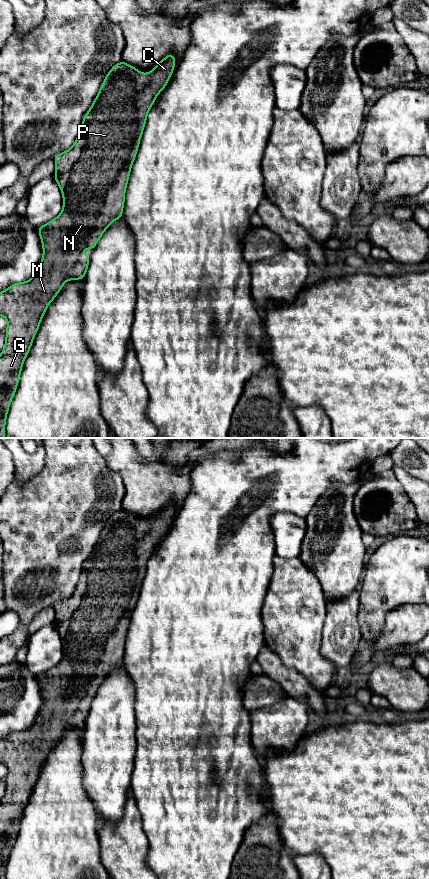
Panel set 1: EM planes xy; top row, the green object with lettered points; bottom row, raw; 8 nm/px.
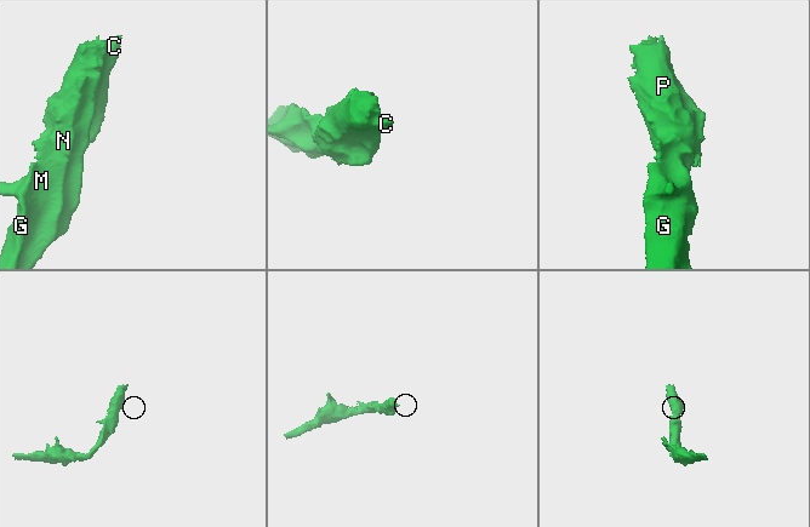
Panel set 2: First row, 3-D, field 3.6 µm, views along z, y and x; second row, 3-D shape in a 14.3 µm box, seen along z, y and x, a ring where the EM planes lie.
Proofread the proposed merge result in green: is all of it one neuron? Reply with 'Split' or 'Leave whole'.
Leave whole

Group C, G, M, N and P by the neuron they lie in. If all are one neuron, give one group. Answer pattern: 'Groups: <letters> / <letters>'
Groups: C G M N P

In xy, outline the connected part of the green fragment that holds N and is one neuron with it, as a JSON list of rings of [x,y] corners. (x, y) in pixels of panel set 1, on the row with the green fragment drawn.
[[[168,53],[147,74],[142,74],[123,60],[115,64],[84,115],[73,146],[53,158],[53,177],[63,196],[62,212],[50,222],[37,227],[43,256],[33,277],[0,292],[0,315],[8,321],[5,346],[0,354],[0,438],[5,436],[6,417],[19,384],[23,363],[48,305],[67,280],[85,278],[91,256],[81,254],[80,250],[88,248],[93,251],[104,231],[123,216],[126,187],[147,114],[157,95],[168,84],[175,64],[172,53]]]

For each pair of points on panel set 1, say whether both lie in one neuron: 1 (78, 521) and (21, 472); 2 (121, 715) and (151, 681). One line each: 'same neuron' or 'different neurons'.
1: different neurons
2: different neurons

